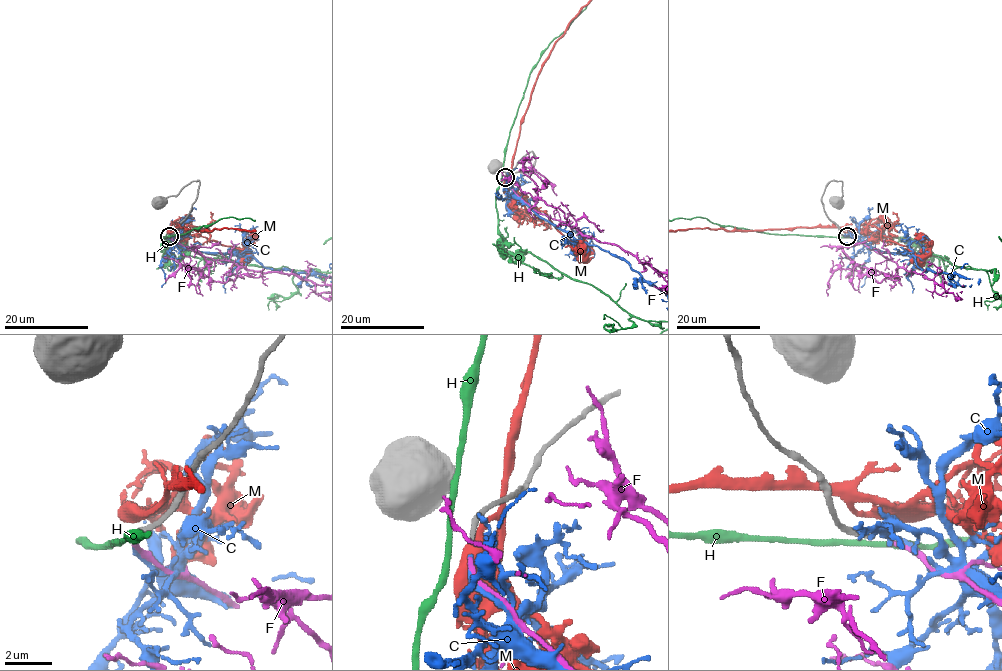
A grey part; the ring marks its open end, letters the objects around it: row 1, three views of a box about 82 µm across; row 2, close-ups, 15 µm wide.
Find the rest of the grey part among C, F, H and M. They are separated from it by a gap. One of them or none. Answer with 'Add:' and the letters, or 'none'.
Add: F

